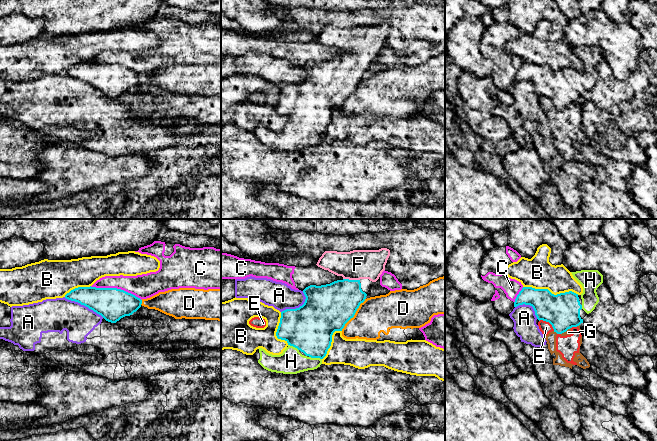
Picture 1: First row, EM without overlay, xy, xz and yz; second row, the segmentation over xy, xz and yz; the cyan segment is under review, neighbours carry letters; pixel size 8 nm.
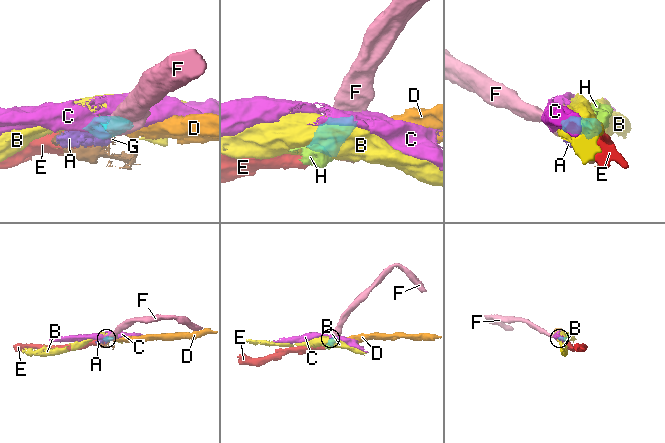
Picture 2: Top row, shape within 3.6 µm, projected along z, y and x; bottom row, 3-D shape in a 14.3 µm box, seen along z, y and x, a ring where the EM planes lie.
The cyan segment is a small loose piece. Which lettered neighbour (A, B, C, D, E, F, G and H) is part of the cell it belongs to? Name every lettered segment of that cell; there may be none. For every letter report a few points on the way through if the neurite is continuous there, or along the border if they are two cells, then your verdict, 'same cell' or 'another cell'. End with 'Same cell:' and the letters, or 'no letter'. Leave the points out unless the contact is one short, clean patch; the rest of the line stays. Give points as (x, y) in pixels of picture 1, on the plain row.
A: along xy (64, 73), (87, 82), (103, 93) | another cell
B: another cell
C: another cell
D: along xz (365, 74), (355, 90), (341, 106) | another cell
E: along yz (539, 96), (545, 96), (554, 106) | another cell
F: across xz (333, 81), (349, 65), (351, 56), (352, 46), (358, 40) | same cell
G: another cell
H: across xz (309, 104), (315, 119), (315, 133), (311, 137), (291, 137) | same cell
Same cell: F, H

